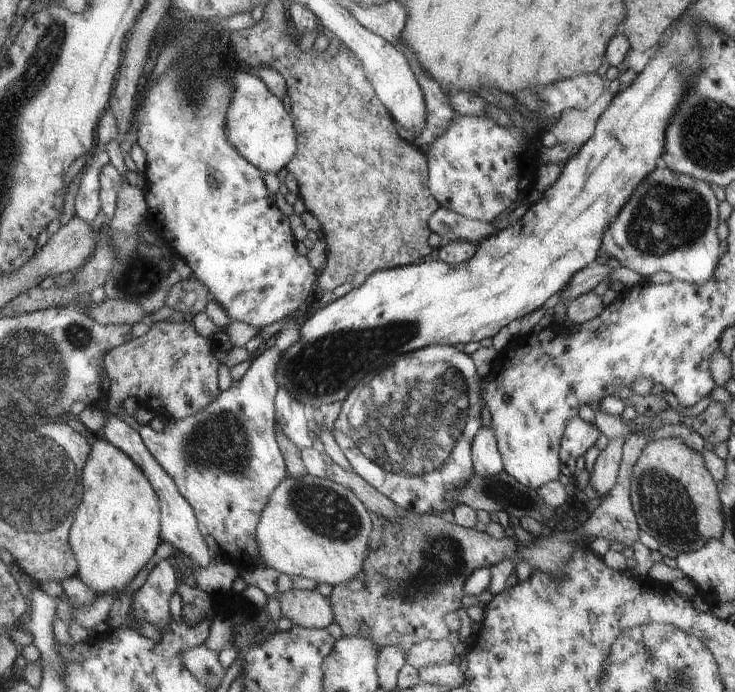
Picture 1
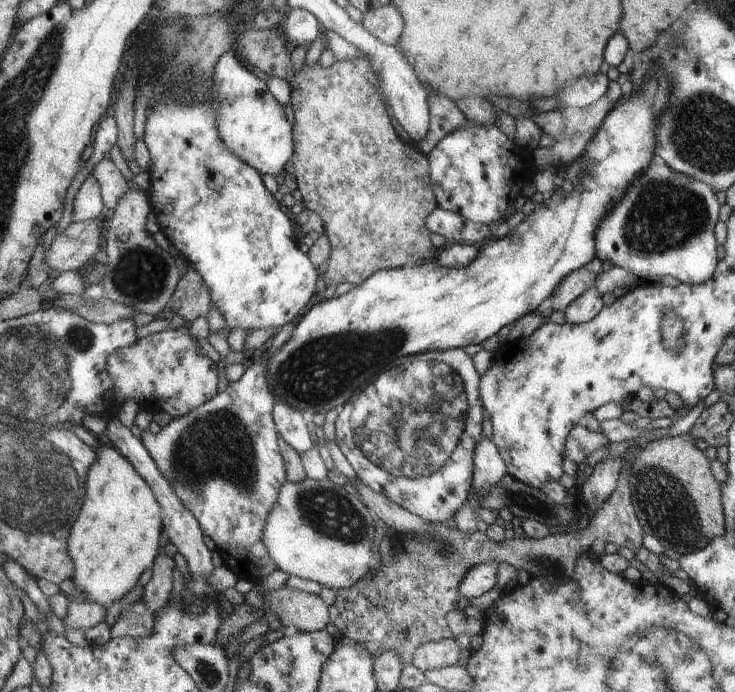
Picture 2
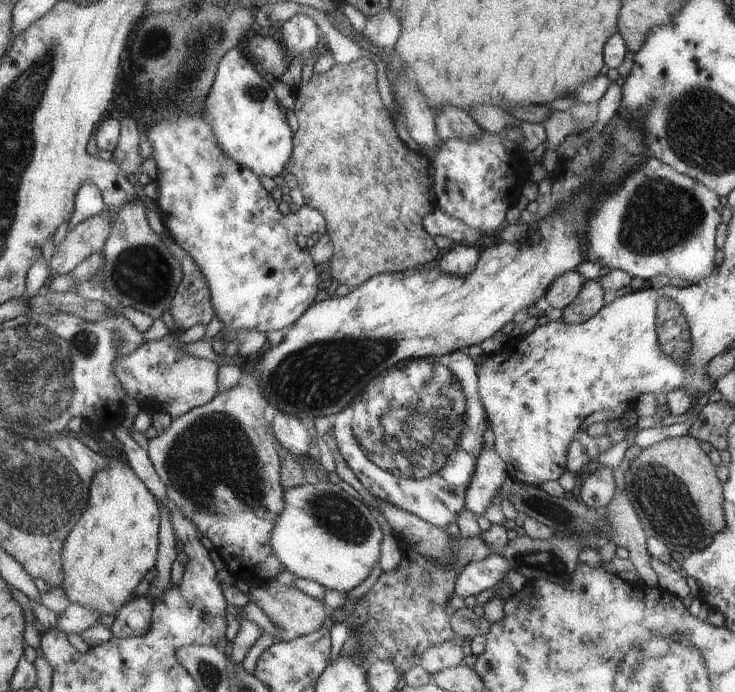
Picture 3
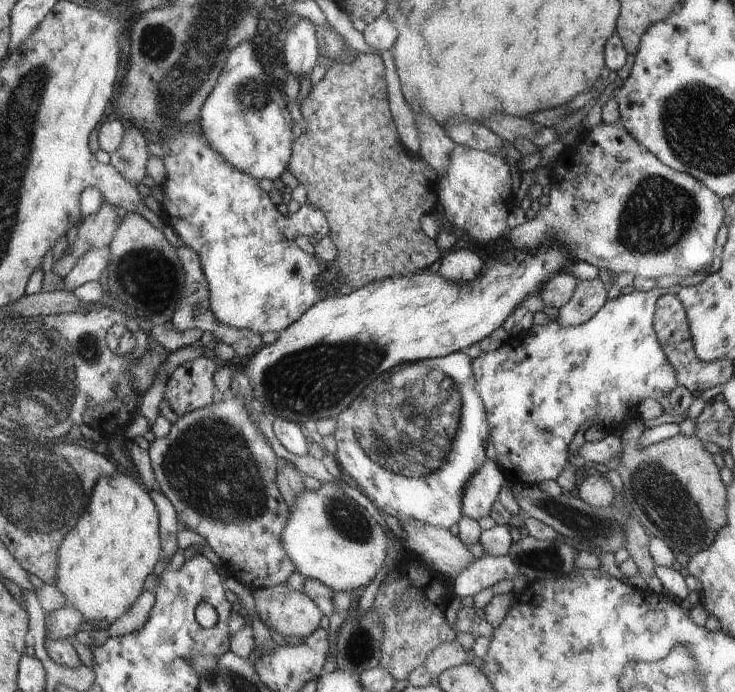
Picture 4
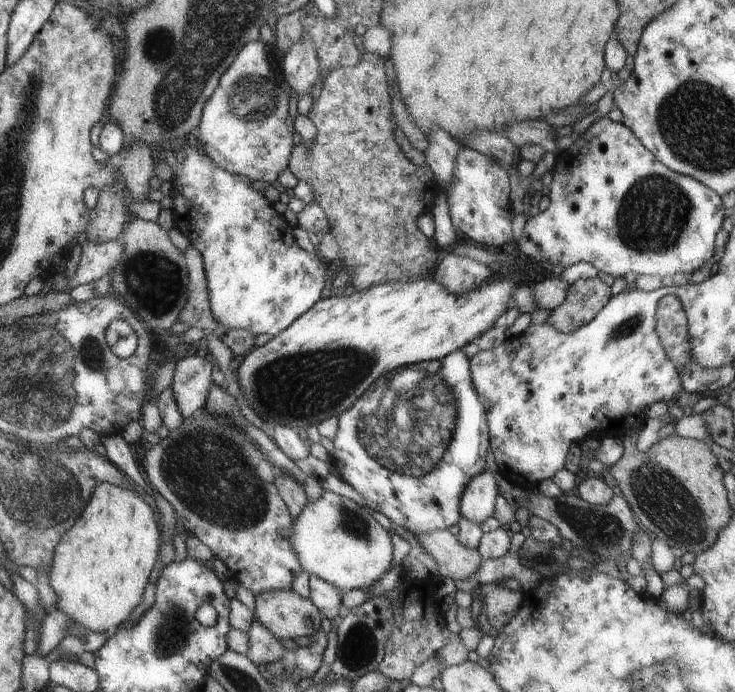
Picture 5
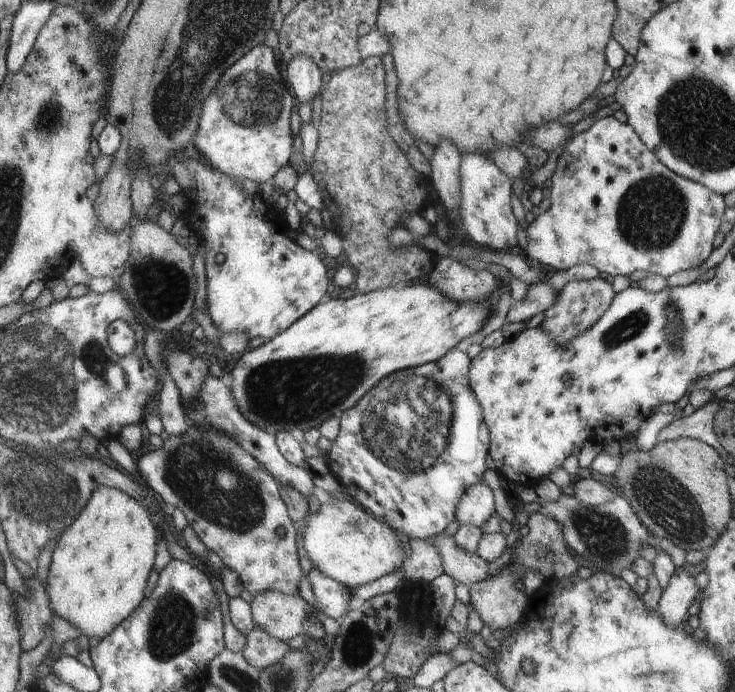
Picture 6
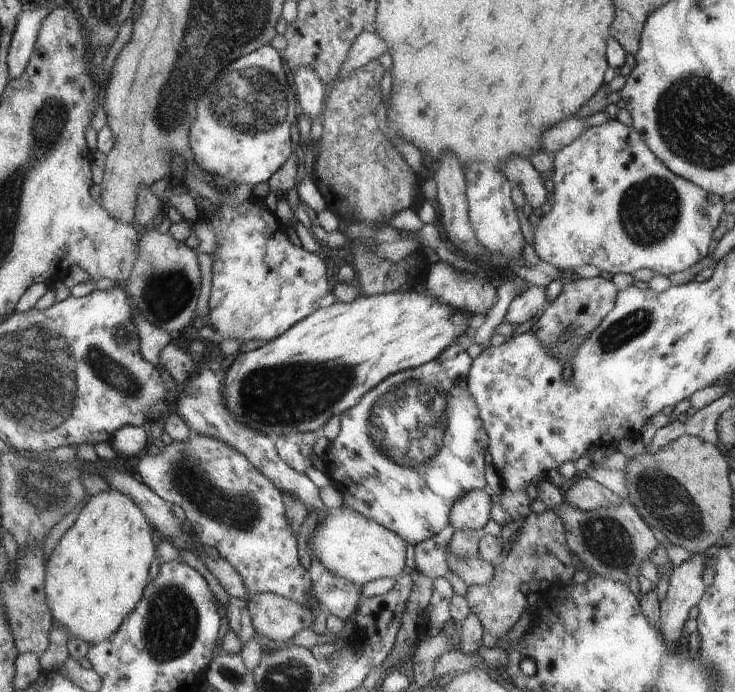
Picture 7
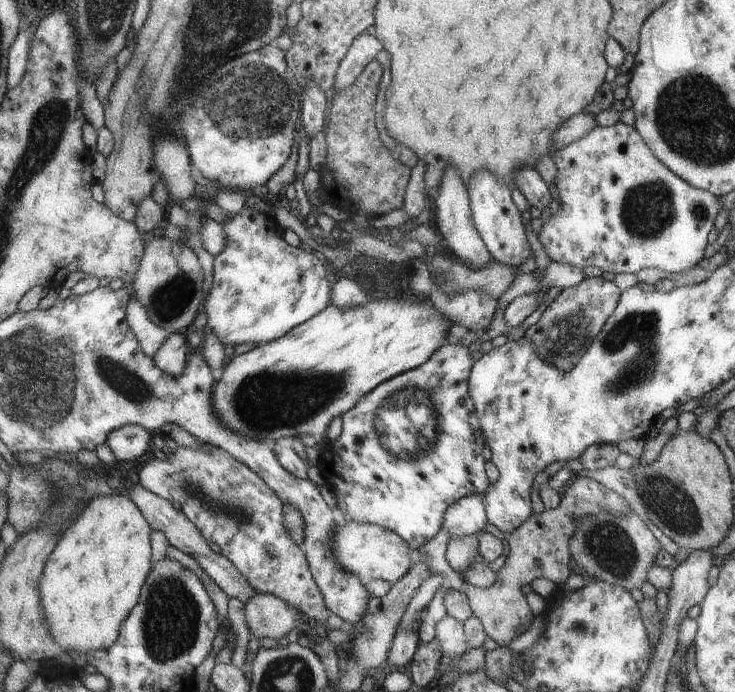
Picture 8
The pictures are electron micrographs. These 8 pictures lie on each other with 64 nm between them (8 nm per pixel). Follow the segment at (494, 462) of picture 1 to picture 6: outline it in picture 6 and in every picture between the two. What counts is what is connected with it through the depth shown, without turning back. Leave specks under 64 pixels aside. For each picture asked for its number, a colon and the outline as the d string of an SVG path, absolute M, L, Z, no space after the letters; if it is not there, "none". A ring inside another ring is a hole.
2: M481 436L473 450L473 490L491 488L507 474L507 466L493 444L493 440Z
3: M483 444L483 450L477 456L473 482L469 484L469 492L465 496L465 510L479 518L507 476L507 464L499 458L495 448L487 448Z
4: M485 458L485 462L473 474L473 478L469 480L469 484L465 488L465 500L463 500L465 506L461 508L463 516L479 520L481 516L489 514L491 504L495 502L503 482L507 482L507 480L505 480L505 474L503 474L501 466L497 464L497 460Z
5: M489 468L477 474L465 488L461 496L461 516L481 524L487 516L493 514L493 504L497 496L497 480Z
6: M481 478L477 484L467 488L465 496L461 496L461 504L457 506L457 520L459 524L471 524L479 528L491 516L495 516L493 492Z

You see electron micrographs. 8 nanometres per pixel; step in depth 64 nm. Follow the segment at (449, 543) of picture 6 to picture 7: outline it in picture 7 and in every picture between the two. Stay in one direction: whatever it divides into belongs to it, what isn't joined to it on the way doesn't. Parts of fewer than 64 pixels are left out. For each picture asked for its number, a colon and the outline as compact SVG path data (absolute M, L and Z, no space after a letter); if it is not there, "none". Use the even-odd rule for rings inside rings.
7: M447 546L447 566L449 570L461 578L467 588L469 586L483 586L483 584L489 584L491 578L493 578L493 568L489 562L481 560L479 556L477 558L459 558L455 556L453 552L449 552L449 546Z

